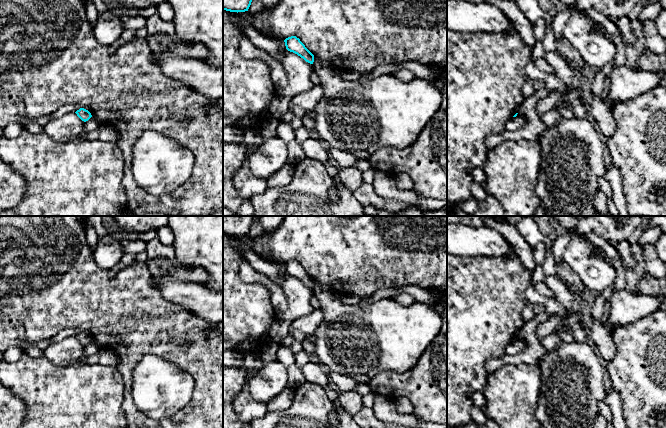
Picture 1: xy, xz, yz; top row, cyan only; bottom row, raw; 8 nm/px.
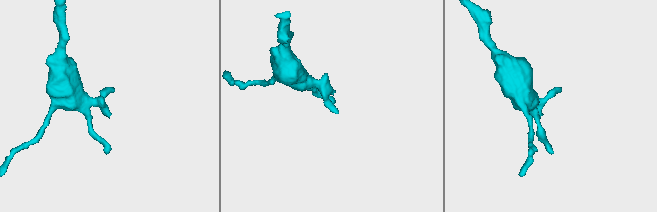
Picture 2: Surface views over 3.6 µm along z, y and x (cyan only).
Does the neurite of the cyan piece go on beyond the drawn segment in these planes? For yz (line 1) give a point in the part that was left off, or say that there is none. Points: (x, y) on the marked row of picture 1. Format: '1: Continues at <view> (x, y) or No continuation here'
1: No continuation here

